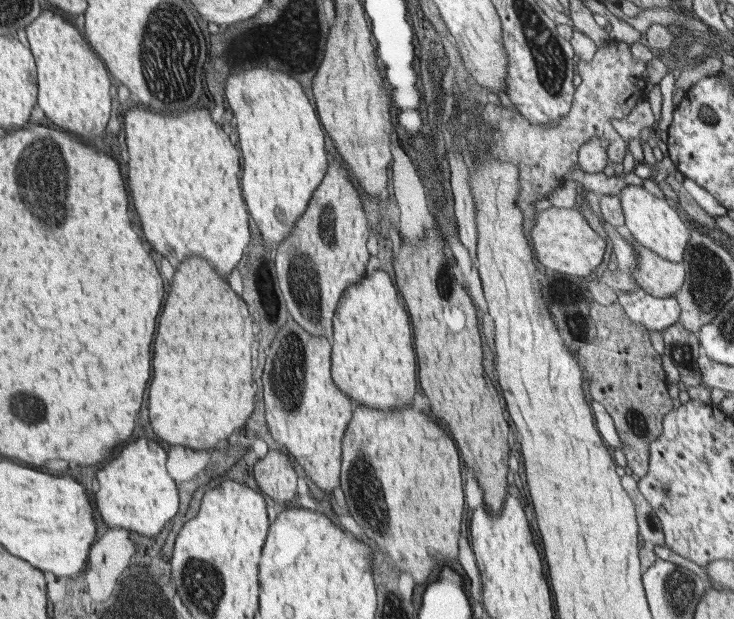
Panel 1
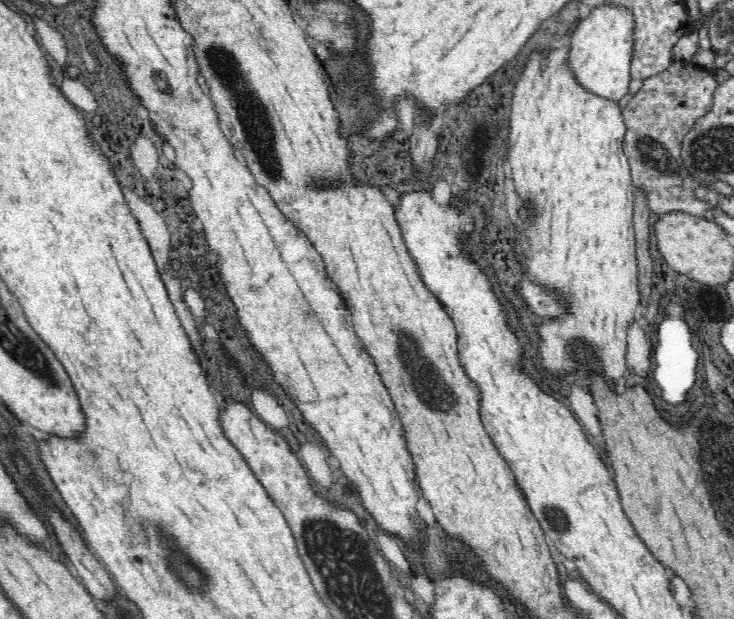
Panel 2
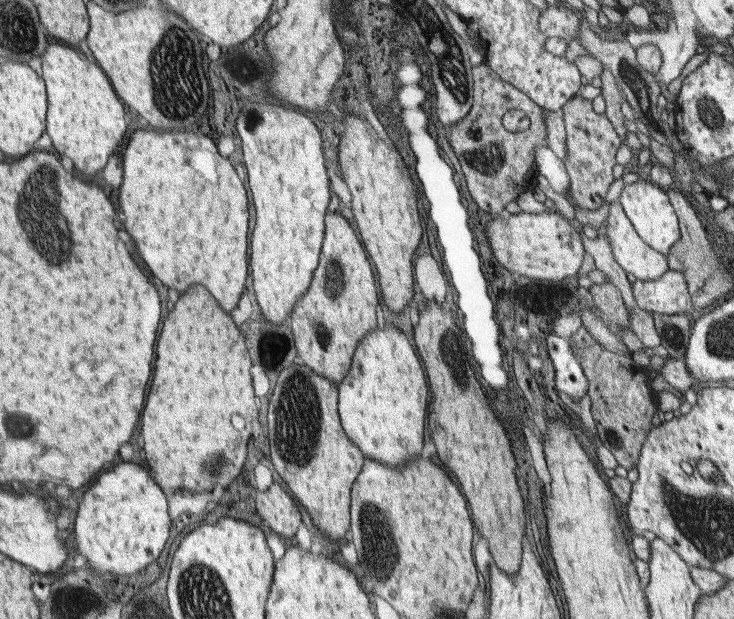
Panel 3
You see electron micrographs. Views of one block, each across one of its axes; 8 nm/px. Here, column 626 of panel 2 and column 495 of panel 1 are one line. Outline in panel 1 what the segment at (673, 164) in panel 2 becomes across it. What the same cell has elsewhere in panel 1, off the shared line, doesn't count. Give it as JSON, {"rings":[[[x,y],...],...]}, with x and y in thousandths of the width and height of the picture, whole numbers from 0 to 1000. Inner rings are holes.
{"rings":[[[832,61],[826,74],[813,79],[807,97],[785,99],[783,116],[789,129],[785,129],[781,163],[772,186],[756,202],[732,202],[688,170],[661,166],[661,194],[669,207],[674,207],[663,236],[666,249],[685,262],[702,263],[707,271],[710,309],[706,325],[719,330],[747,323],[749,310],[755,310],[771,291],[770,281],[789,265],[790,237],[805,223],[828,225],[830,257],[837,263],[847,263],[856,229],[837,208],[834,194],[847,194],[869,163],[881,158],[866,137],[869,129],[877,129],[880,108],[880,102],[861,95],[858,73]]]}

